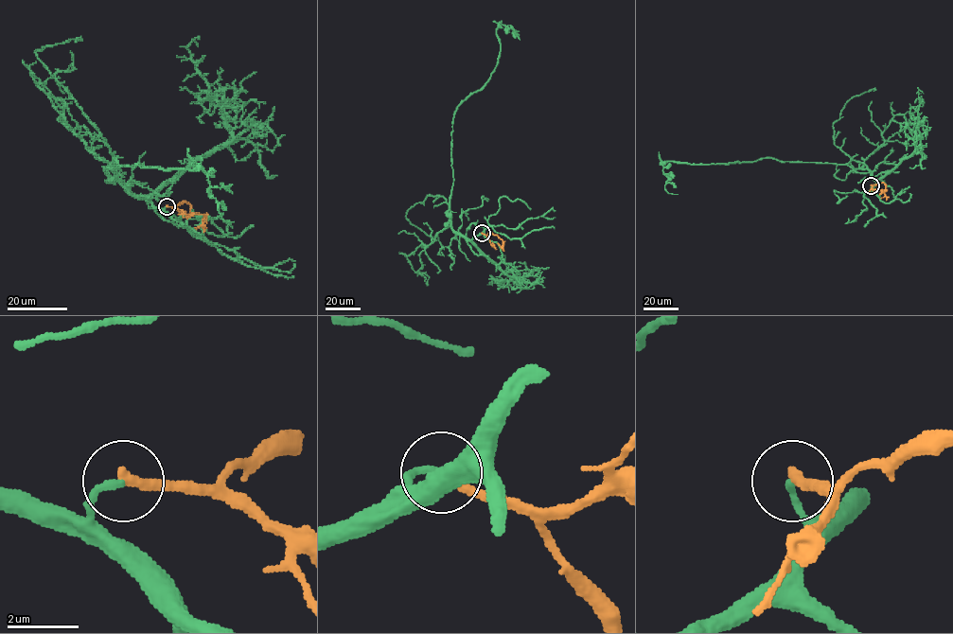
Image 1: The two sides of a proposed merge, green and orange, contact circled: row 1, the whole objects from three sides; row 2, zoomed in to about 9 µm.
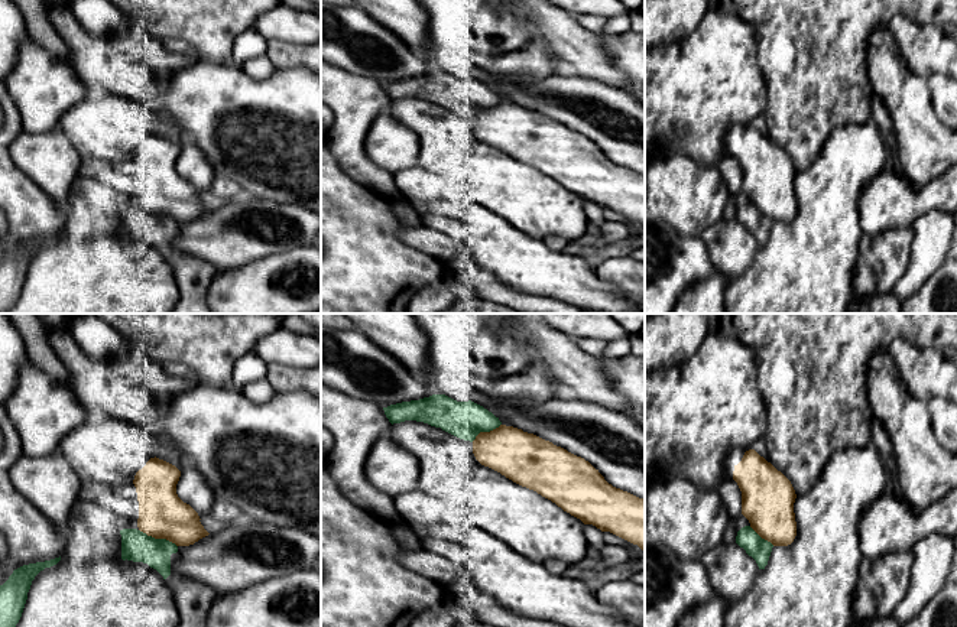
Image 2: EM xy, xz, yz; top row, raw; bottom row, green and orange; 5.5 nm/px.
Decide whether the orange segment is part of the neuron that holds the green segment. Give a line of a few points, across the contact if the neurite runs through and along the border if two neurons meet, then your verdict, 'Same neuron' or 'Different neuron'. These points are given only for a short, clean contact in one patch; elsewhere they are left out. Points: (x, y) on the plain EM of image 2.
Different neuron

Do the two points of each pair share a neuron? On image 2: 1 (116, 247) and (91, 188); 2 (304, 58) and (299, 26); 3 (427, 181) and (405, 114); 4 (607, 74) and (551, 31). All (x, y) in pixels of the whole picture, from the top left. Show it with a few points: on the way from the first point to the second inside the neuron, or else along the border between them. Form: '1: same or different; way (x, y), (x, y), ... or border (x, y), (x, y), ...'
1: same; way (101, 233), (93, 224), (91, 202)
2: different; border (269, 39), (305, 46)
3: different; border (418, 163), (440, 176)
4: same; way (593, 61), (565, 35)

